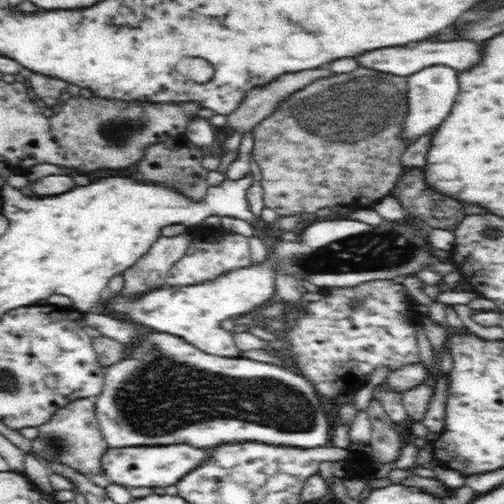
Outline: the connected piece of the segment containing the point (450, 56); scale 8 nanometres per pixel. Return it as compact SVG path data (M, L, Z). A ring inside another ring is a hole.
M452 40L452 42L414 42L410 46L390 46L390 48L378 48L358 54L354 61L360 68L368 68L377 72L388 73L388 75L408 76L414 72L420 72L426 66L443 65L456 70L466 70L470 64L478 60L478 44L476 42L464 42Z

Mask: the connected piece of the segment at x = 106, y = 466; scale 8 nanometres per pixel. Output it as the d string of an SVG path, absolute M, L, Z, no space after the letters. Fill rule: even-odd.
M169 444L163 447L108 447L105 453L102 453L100 466L101 474L104 474L112 484L128 488L138 488L138 486L154 488L176 484L191 471L192 467L198 467L204 459L207 459L207 452L189 444Z

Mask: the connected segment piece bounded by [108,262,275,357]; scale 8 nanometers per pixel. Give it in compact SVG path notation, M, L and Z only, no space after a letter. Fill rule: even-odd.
M266 262L264 266L256 266L252 268L238 268L234 272L226 272L222 276L216 276L216 280L210 280L202 282L202 284L194 284L188 286L167 286L164 289L155 289L152 292L146 292L144 296L140 297L138 302L126 302L122 298L116 298L110 302L108 310L110 314L116 310L116 312L122 312L130 318L131 322L142 324L142 326L148 326L148 330L154 328L156 333L170 333L174 336L180 336L184 340L193 344L196 348L206 352L206 354L226 357L240 357L239 348L235 345L233 336L222 328L218 328L218 324L226 318L234 314L246 314L250 310L254 309L254 306L270 300L274 296L274 275L272 274L272 266L270 262Z

